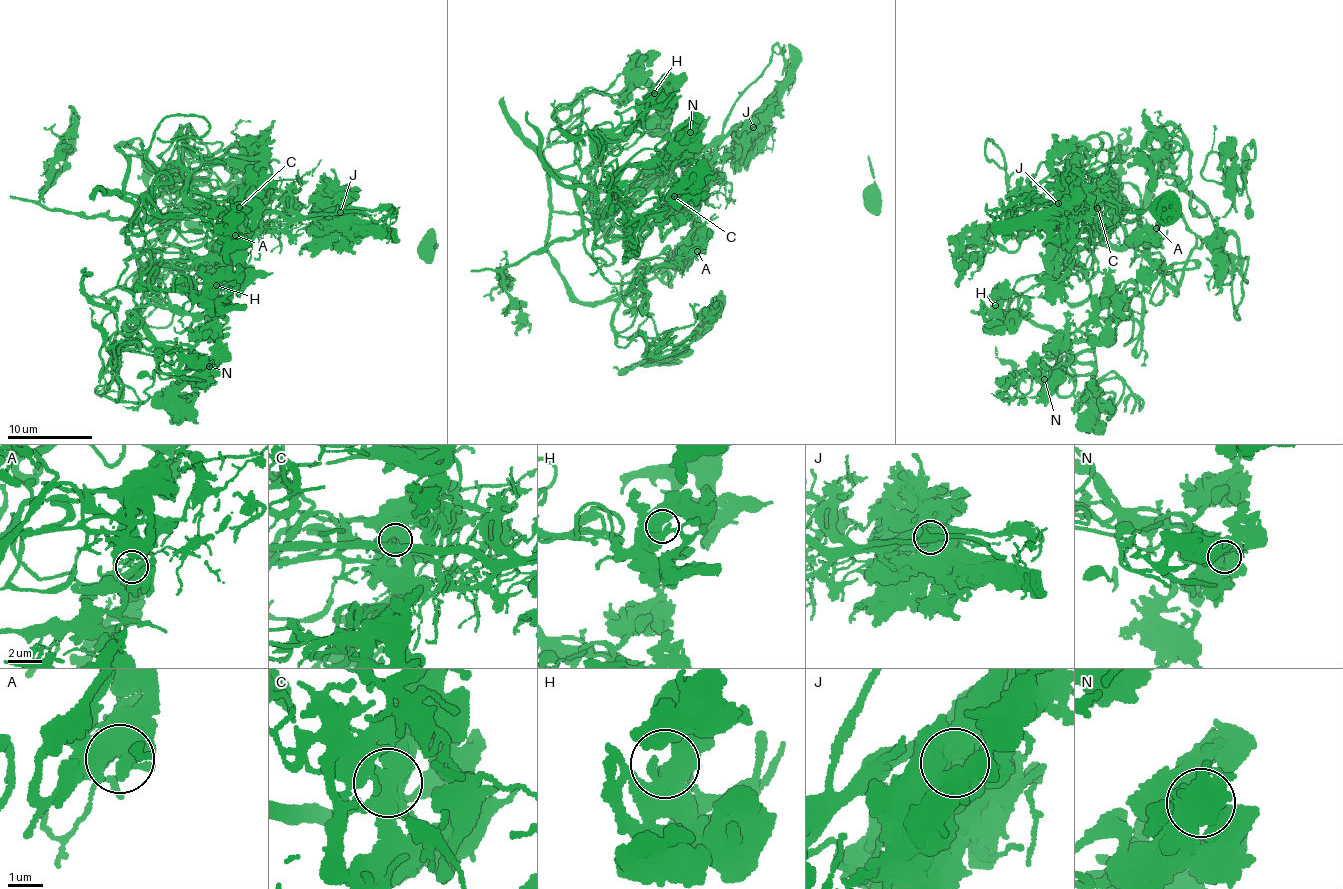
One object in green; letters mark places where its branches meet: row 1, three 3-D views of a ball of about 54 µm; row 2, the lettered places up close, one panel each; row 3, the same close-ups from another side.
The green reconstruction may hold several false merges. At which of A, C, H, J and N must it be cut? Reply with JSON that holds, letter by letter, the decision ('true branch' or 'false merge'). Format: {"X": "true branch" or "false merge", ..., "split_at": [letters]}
{"A": "true branch", "C": "false merge", "H": "true branch", "J": "false merge", "N": "true branch", "split_at": ["C", "J"]}

